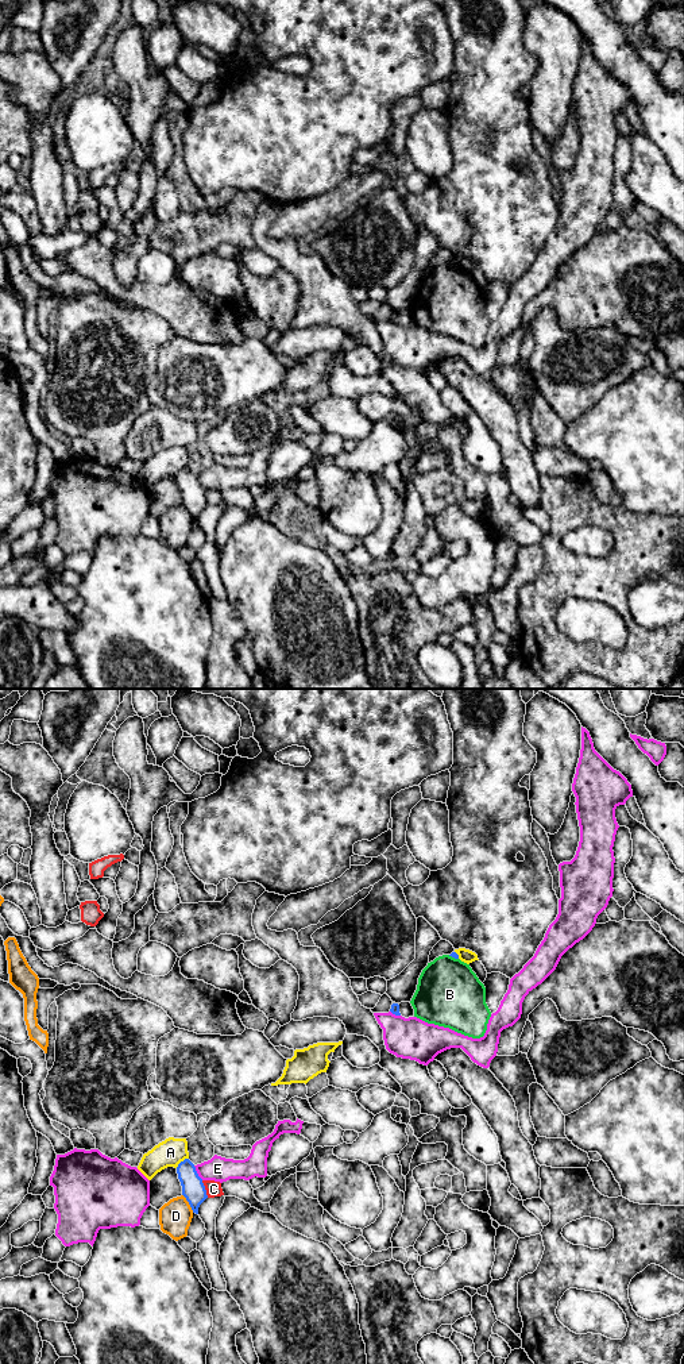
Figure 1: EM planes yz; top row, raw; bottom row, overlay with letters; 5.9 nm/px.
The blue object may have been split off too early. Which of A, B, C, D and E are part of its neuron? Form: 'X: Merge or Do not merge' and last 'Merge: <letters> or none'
A: Do not merge
B: Do not merge
C: Do not merge
D: Do not merge
E: Do not merge
Merge: none

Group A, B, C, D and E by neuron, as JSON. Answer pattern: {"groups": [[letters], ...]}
{"groups": [["A"], ["B"], ["C"], ["D"], ["E"]]}

